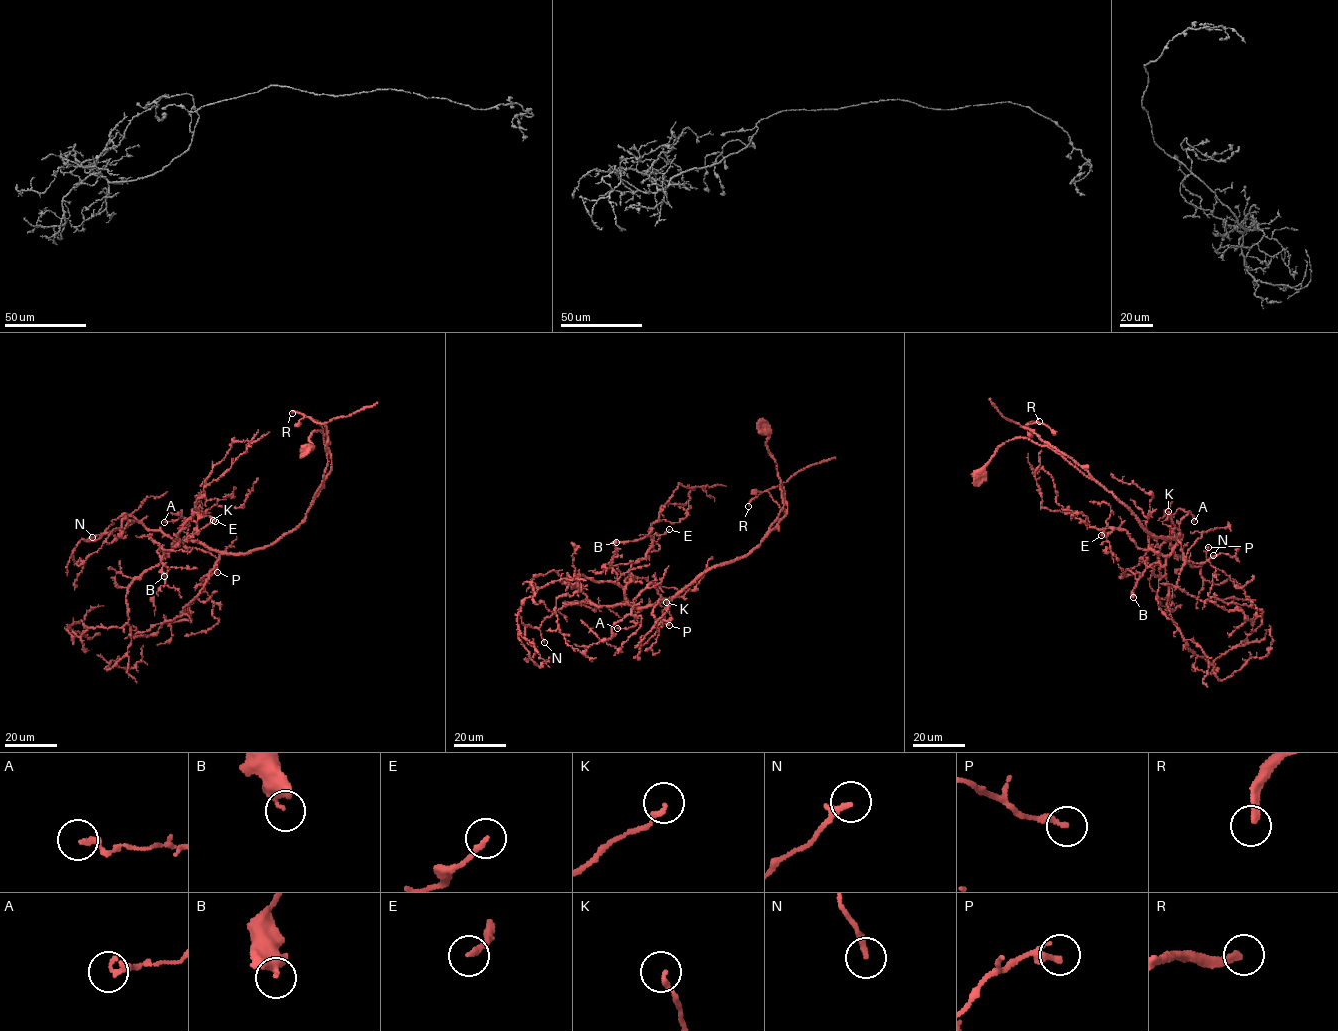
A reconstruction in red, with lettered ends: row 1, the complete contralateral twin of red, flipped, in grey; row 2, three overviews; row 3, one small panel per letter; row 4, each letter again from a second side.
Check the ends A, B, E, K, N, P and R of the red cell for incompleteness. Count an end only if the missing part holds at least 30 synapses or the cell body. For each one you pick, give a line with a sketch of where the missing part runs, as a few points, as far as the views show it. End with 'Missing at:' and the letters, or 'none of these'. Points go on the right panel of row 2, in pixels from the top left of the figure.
R: missing branch runs (1039, 421), (1057, 423), (1067, 429), (1100, 428), (1110, 436), (1120, 438), (1129, 418), (1139, 420), (1139, 410)
Missing at: R

